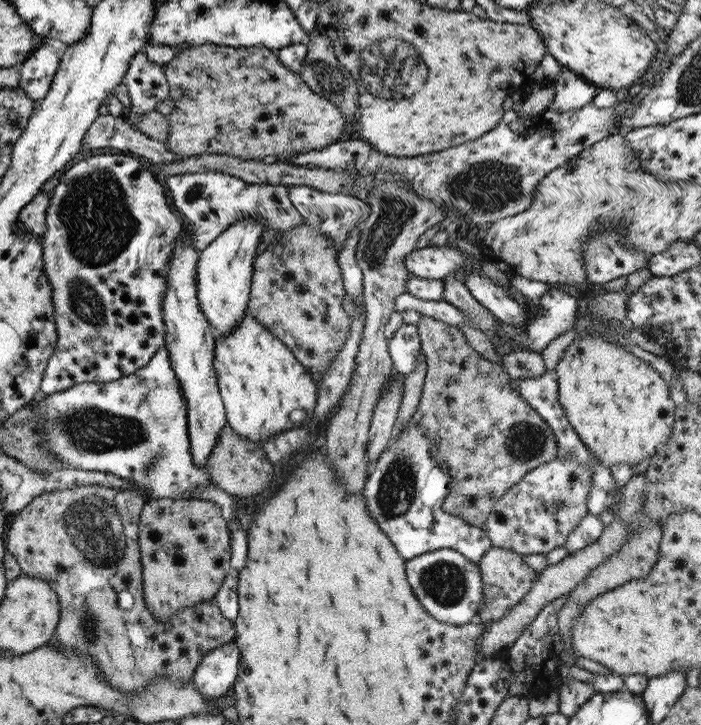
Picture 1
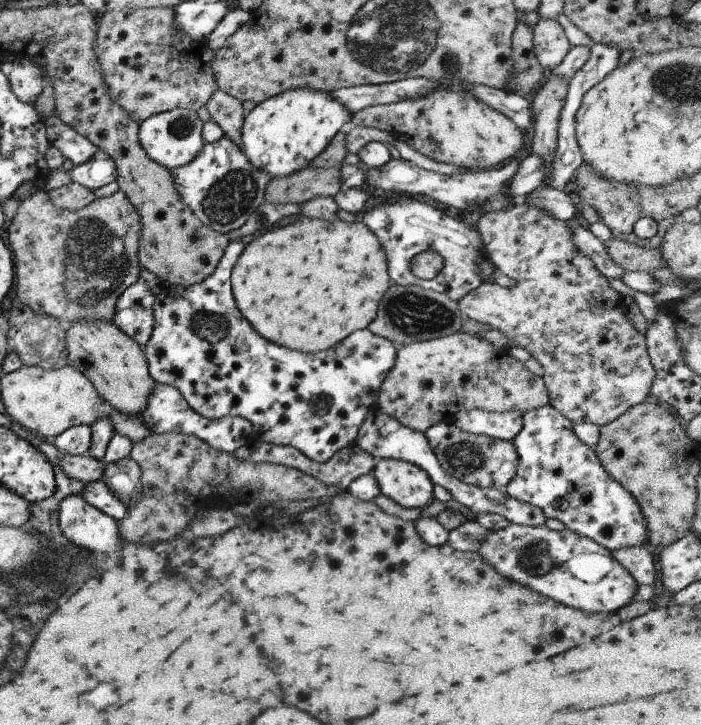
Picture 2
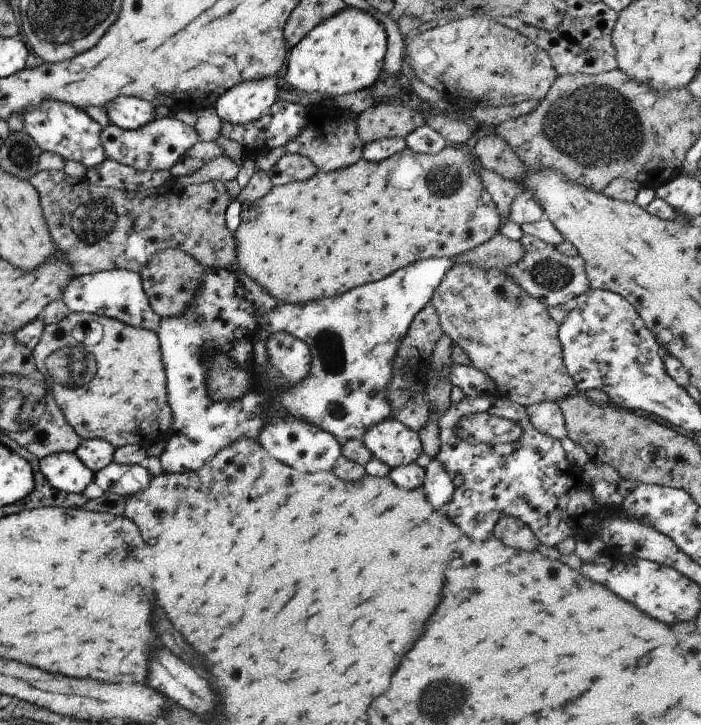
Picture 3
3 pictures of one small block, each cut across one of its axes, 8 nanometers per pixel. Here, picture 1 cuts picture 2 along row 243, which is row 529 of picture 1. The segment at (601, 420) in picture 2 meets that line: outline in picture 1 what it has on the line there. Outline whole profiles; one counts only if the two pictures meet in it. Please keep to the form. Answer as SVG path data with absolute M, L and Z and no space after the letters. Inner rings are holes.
M556 456L554 460L529 470L517 484L513 484L495 503L481 530L489 538L491 545L497 548L505 548L519 555L546 554L557 546L563 546L568 533L574 530L581 518L587 514L585 497L589 493L589 485L591 485L591 468L579 468L574 461Z

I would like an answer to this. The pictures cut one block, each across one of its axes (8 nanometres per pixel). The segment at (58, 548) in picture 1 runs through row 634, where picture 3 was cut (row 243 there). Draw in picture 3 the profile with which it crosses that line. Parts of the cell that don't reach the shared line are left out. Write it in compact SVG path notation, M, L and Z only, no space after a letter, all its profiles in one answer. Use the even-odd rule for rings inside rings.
M42 170L37 171L34 175L28 178L31 186L37 191L40 209L42 210L42 215L44 221L46 222L46 227L48 228L52 242L55 244L56 253L60 255L61 258L70 266L72 273L71 276L88 275L91 273L96 273L99 271L108 271L111 269L125 269L128 271L133 271L138 273L144 268L147 261L150 259L152 254L163 249L179 249L186 252L189 256L192 256L201 266L205 269L209 267L219 267L220 269L227 269L234 271L238 268L236 264L236 252L234 237L232 236L233 231L226 227L224 212L226 206L230 203L229 195L223 187L223 183L219 181L207 181L199 184L191 183L189 185L179 184L177 178L170 178L165 184L158 187L153 187L150 189L143 189L140 191L135 191L134 193L128 193L127 191L122 191L119 189L112 189L109 187L100 187L97 185L89 184L83 178L72 178L63 173L63 171L56 170Z

